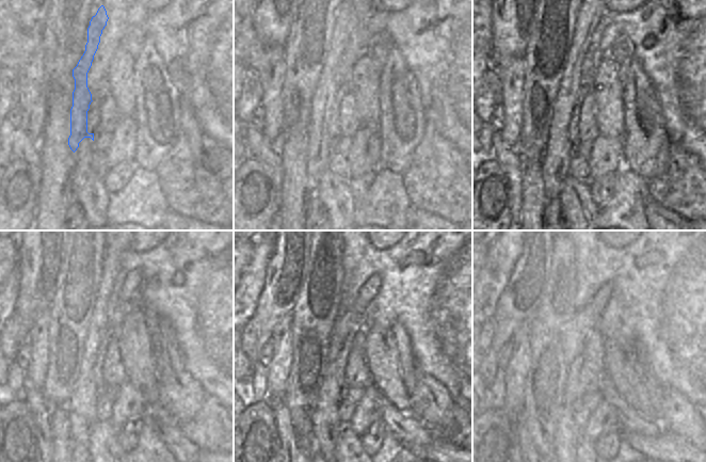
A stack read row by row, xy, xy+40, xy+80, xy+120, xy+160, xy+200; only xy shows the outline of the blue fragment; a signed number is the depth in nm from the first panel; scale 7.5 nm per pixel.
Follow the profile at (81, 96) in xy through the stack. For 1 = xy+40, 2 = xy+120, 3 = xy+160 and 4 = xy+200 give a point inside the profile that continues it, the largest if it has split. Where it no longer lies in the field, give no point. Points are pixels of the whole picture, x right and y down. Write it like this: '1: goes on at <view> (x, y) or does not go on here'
1: goes on at xy+40 (350, 38)
2: goes on at xy+120 (118, 290)
3: goes on at xy+160 (325, 426)
4: goes on at xy+200 (565, 443)

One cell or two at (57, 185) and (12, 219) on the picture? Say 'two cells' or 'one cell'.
two cells

